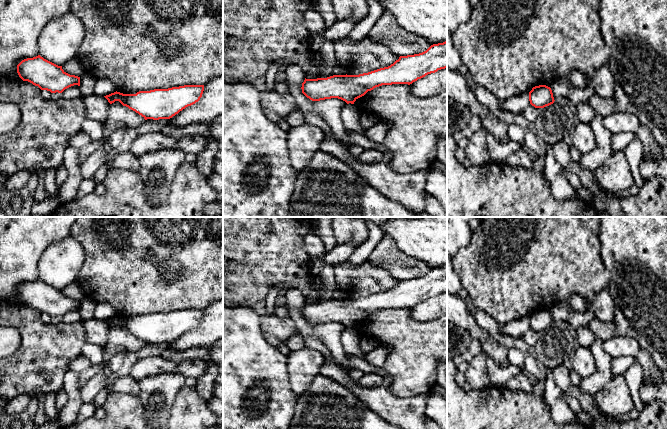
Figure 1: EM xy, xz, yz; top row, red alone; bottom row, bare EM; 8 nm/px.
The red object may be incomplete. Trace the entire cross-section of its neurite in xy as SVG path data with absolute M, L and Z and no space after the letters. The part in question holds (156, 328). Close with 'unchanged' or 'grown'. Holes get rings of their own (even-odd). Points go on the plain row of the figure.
M184 309L168 313L139 315L136 318L114 316L104 320L110 328L119 325L145 344L170 343L202 321L204 309Z | unchanged

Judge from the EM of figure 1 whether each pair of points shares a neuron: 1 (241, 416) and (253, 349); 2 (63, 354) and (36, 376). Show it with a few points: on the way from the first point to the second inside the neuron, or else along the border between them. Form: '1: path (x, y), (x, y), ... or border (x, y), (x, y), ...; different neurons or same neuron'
1: path (239, 399), (239, 366); same neuron
2: path (56, 359), (43, 372); same neuron

